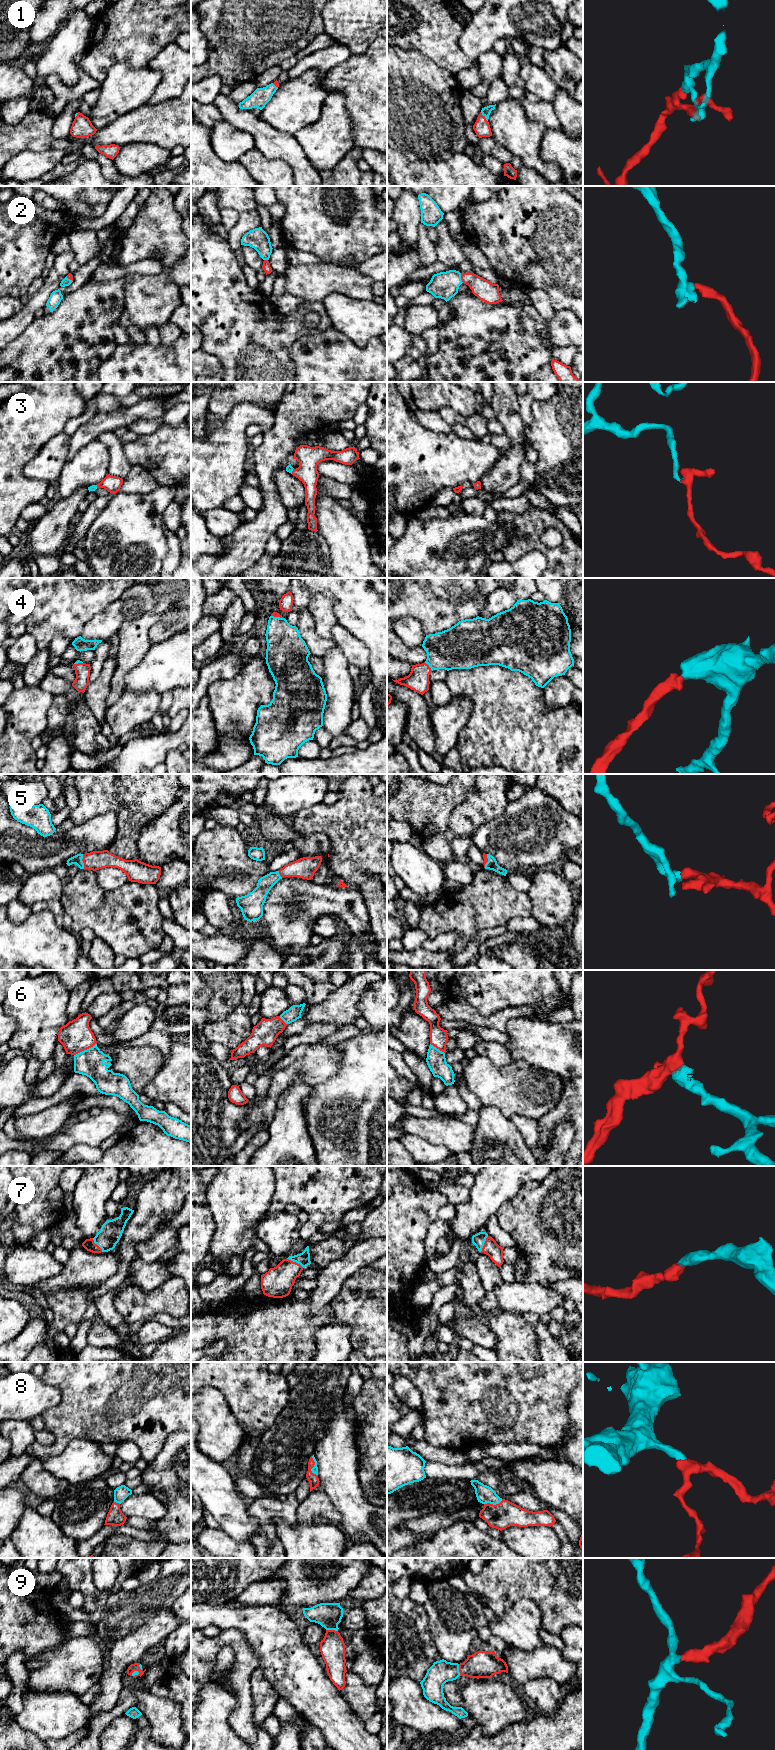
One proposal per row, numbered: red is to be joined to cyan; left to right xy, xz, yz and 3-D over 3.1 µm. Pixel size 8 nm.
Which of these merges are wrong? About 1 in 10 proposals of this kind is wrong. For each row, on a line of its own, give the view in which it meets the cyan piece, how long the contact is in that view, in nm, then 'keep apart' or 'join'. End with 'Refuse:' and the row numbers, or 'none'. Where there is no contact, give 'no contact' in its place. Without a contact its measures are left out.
1: contact in yz; length 100 nm; join
2: contact in yz; length 80 nm; join
3: contact in xz; length 50 nm; join
4: contact in yz; length 100 nm; join
5: contact in xy; length 120 nm; join
6: contact in xy; length 200 nm; join
7: contact in xz; length 150 nm; join
8: contact in xz; length 170 nm; join
9: contact in yz; length 100 nm; join
Refuse: none

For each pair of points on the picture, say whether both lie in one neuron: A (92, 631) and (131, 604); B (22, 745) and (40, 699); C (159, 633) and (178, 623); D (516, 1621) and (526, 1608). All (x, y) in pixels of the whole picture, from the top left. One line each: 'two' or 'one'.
A: one
B: one
C: one
D: one

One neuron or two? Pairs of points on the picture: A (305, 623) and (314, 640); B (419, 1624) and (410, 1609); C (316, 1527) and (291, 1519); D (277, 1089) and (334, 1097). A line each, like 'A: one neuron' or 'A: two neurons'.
A: one neuron
B: one neuron
C: two neurons
D: two neurons

